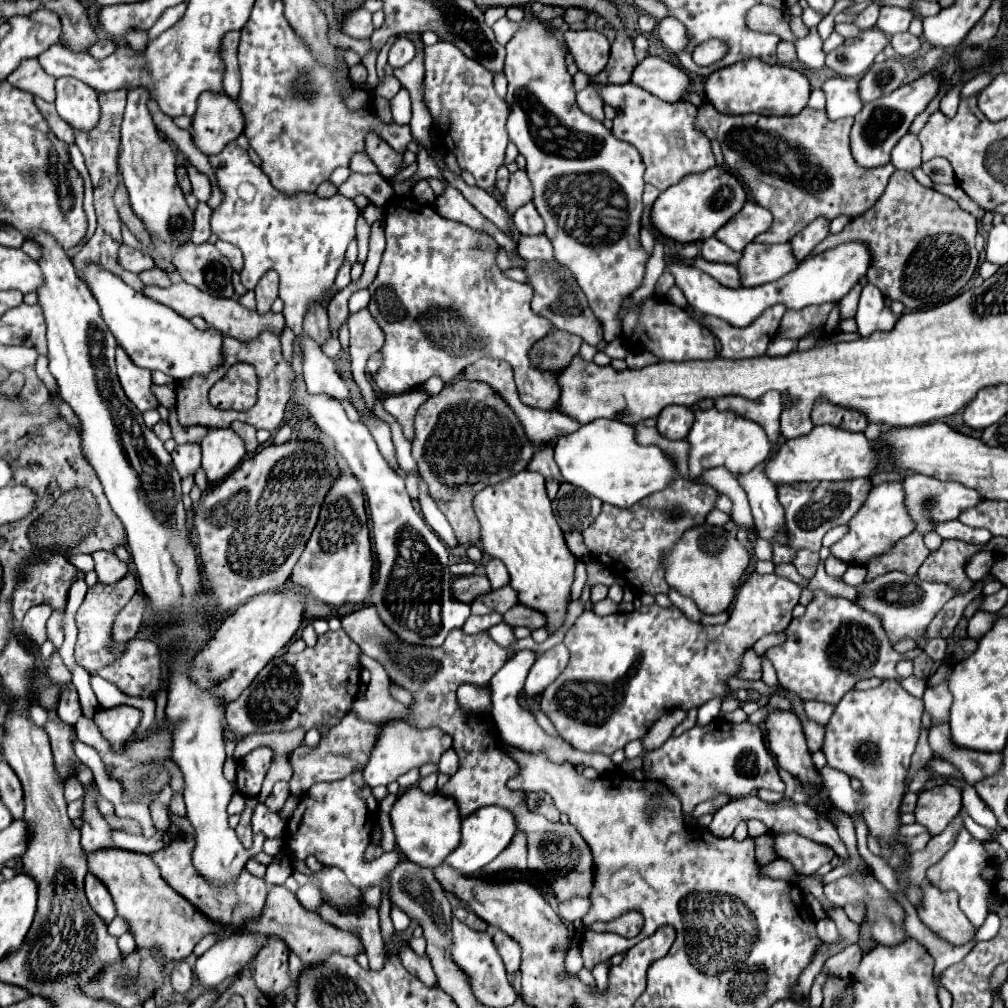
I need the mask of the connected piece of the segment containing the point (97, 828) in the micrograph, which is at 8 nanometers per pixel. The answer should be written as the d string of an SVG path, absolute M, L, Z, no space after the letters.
M86 788L86 798L84 798L84 814L82 814L82 850L84 854L92 854L96 850L104 850L104 848L114 848L114 840L112 840L112 828L110 824L102 818L102 814L96 810L96 804L92 802L92 796L96 796L98 790L96 788Z

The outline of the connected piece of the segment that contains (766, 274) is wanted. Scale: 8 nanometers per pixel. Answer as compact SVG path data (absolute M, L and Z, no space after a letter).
M748 244L742 252L742 258L738 262L738 270L742 276L744 286L760 286L774 280L780 280L780 276L786 276L796 268L798 260L792 252L792 244Z

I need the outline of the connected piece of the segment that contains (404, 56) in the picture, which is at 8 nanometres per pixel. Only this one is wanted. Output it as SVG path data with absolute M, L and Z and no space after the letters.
M400 36L394 46L390 48L390 54L388 54L388 64L392 68L402 68L406 66L412 58L414 58L416 50L414 50L414 44L406 38L406 36Z

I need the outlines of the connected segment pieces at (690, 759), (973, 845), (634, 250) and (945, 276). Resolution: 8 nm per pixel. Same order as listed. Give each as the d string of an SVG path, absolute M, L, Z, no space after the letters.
M720 718L710 726L694 726L678 738L668 738L664 746L646 754L644 772L650 780L660 780L674 790L682 802L684 814L692 814L696 804L720 792L728 792L732 798L744 798L758 788L774 792L786 790L776 762L764 746L762 730L756 724L732 724Z
M962 830L962 832L958 834L958 838L956 838L954 848L952 848L940 862L936 862L934 866L928 868L926 878L928 878L928 882L930 882L932 886L940 888L942 892L954 890L954 892L960 896L960 910L968 916L968 920L970 920L976 928L980 928L980 926L984 924L988 912L990 912L990 902L992 902L994 892L996 892L996 886L982 876L984 868L988 868L988 866L992 866L992 858L990 858L990 854L986 852L984 842L976 840L968 830Z
M524 22L522 30L506 44L504 74L508 78L506 102L510 106L506 130L510 142L516 144L518 152L526 158L526 174L534 186L532 200L544 218L546 236L554 246L554 258L572 270L592 306L592 312L602 324L604 340L612 342L622 334L622 304L642 286L646 262L650 258L640 244L644 162L632 144L616 140L612 130L602 122L580 112L576 92L570 84L572 76L566 70L566 50L548 26L540 22Z
M896 170L890 176L886 190L876 200L876 204L868 212L860 214L858 218L852 218L842 232L830 234L828 238L824 238L810 256L822 254L838 246L840 242L848 242L848 240L866 242L872 250L872 266L866 276L868 282L878 286L884 296L890 296L892 300L900 300L908 310L924 310L924 308L936 308L952 300L972 278L978 264L978 250L974 246L976 232L978 232L976 218L964 212L952 198L936 190L924 188L922 184L916 182L916 178L910 172Z

